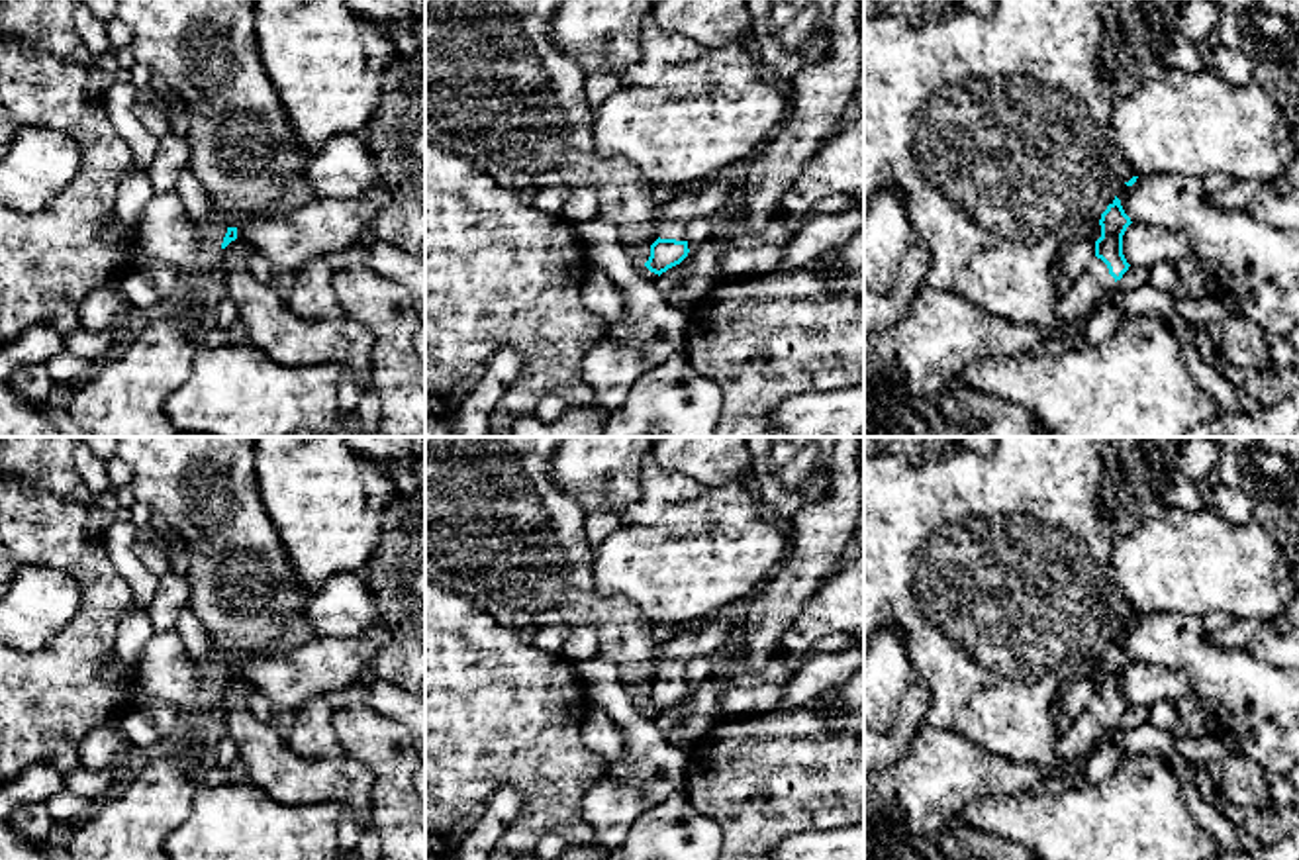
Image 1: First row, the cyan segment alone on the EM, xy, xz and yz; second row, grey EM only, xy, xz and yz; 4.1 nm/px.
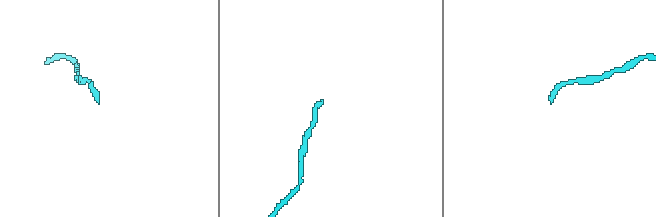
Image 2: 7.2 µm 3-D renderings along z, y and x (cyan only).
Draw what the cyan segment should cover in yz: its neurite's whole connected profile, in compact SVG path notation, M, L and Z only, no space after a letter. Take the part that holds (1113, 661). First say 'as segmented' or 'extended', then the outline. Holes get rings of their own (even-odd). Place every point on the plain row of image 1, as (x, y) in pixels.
extended; M1115 635L1099 658L1101 676L1095 680L1095 695L1087 709L1074 719L1072 729L1060 735L1058 758L1050 768L1009 762L986 752L952 731L937 731L931 721L925 719L907 752L897 762L878 772L864 772L864 821L882 819L895 833L937 836L974 801L1003 793L1031 791L1046 778L1072 768L1085 772L1089 756L1097 750L1097 742L1103 741L1107 731L1115 727L1131 705L1123 693L1123 674L1131 662L1121 639Z

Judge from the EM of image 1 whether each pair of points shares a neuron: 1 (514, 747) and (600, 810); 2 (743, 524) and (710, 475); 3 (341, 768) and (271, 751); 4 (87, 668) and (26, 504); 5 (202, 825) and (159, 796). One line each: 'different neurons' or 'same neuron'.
1: different neurons
2: different neurons
3: same neuron
4: same neuron
5: different neurons

